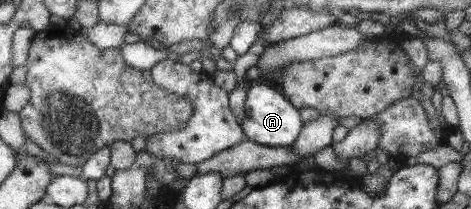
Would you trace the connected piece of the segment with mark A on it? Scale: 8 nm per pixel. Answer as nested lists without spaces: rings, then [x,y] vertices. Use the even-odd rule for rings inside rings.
[[[256,84],[251,86],[246,93],[244,103],[244,119],[242,128],[247,134],[247,139],[267,147],[287,147],[294,143],[301,135],[304,123],[299,119],[299,111],[292,106],[281,93],[267,85]]]

